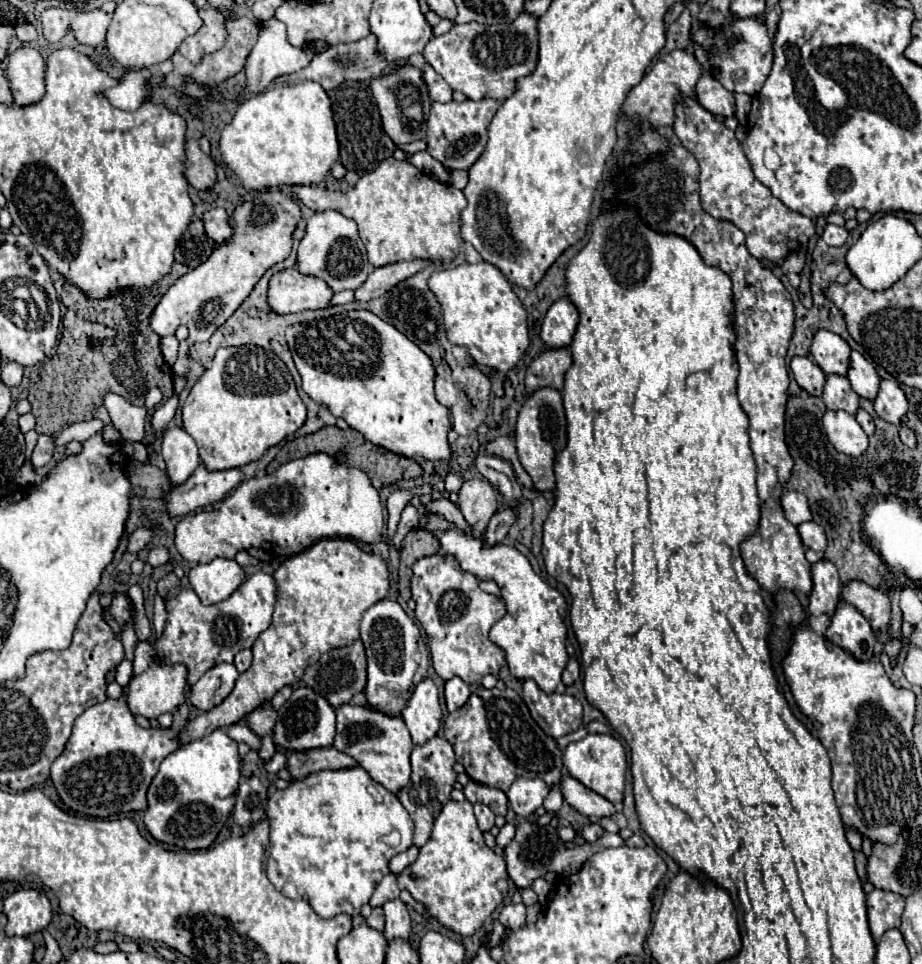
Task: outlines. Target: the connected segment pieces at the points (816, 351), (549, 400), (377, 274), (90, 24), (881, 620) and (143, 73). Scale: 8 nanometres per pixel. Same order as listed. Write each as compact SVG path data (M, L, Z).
M828 330L816 332L816 336L812 340L812 348L810 348L814 362L826 374L838 374L838 376L848 374L850 352L852 352L852 348L848 346L848 342Z
M544 386L534 394L530 394L522 410L518 412L518 422L516 422L518 460L534 480L536 490L554 488L554 454L562 450L564 444L566 444L566 416L562 406L562 394L556 388Z
M410 260L410 262L394 262L382 268L376 268L368 280L356 290L356 302L366 302L372 298L382 296L392 286L404 282L406 278L414 276L416 272L426 268L426 260Z
M46 8L42 12L42 32L48 42L60 42L68 32L88 46L98 46L106 40L106 30L112 16L104 10L76 12L68 8Z
M852 582L844 586L844 600L848 600L852 606L856 606L864 618L872 624L874 630L888 630L888 622L890 622L890 598L864 584L864 582Z
M138 70L138 72L128 72L124 78L120 78L120 84L106 90L104 96L122 110L136 110L146 98L148 98L148 88L146 80L150 76L150 70Z

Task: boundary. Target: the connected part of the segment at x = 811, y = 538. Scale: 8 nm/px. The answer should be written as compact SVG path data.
M808 522L808 524L800 524L798 532L800 532L800 538L802 538L804 550L806 550L806 560L810 564L824 560L826 546L828 546L824 528L820 528L816 522Z

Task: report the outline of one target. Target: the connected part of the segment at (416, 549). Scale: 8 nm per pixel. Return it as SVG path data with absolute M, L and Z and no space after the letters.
M410 530L400 548L400 580L398 592L404 600L410 600L410 580L412 580L412 564L420 556L438 554L440 544L436 536L428 530Z

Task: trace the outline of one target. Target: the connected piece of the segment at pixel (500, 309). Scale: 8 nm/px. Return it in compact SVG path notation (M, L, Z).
M466 262L454 268L444 268L430 276L428 286L442 306L444 328L452 344L468 348L476 364L486 364L500 372L508 372L516 366L530 342L526 310L512 292L512 284L494 264Z

